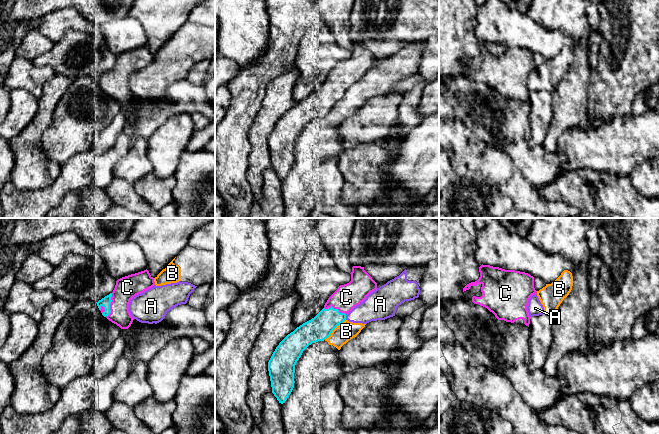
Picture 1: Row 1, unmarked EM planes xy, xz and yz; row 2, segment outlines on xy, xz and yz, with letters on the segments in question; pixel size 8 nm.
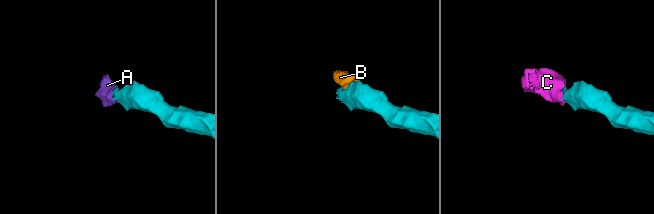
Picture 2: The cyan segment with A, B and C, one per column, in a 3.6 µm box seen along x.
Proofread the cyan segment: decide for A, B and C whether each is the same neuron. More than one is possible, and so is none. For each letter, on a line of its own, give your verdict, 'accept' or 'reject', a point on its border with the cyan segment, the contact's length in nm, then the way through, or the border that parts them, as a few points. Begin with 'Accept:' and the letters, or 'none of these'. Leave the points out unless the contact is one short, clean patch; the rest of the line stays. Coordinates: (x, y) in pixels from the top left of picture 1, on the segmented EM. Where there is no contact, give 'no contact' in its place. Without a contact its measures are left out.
Accept: C
A: reject; meets cyan in xz at (345, 317); contact 40 nm long; border along xz (345, 315), (346, 319)
B: reject; meets cyan in xz at (334, 328); contact 240 nm long
C: accept; meets cyan in xy at (109, 305); contact 200 nm long

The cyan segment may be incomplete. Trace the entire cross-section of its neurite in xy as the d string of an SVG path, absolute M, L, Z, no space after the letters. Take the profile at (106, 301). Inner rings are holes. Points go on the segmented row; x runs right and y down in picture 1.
M146 269L118 279L113 292L96 303L104 317L121 329L128 329L134 320L129 312L130 300L153 286L154 278Z

